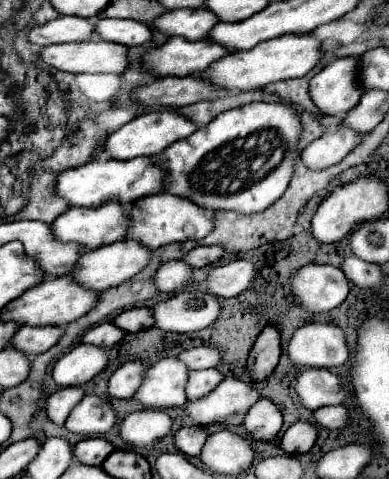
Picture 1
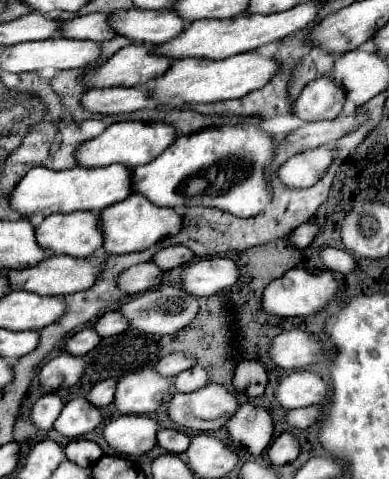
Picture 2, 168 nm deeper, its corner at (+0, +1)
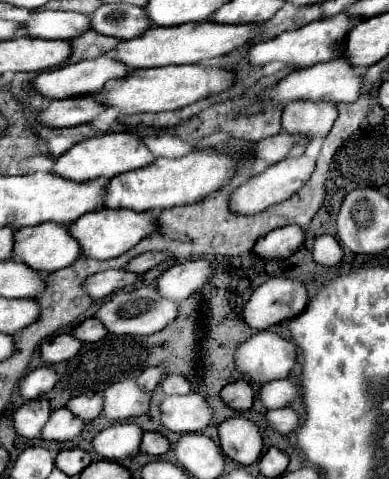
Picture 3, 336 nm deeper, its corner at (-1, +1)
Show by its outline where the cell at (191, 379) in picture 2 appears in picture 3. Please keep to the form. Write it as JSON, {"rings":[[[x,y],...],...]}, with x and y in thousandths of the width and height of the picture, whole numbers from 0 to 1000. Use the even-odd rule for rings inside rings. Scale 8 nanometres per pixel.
{"rings":[[[437,781],[411,797],[411,810],[416,810],[422,823],[483,823],[488,818],[488,797],[473,785]]]}

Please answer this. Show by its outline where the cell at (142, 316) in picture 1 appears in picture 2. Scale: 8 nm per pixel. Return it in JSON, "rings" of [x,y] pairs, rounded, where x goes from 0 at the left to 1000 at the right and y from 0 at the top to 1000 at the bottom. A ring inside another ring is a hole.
{"rings":[[[296,647],[296,651],[270,651],[239,685],[260,701],[296,701],[296,697],[321,693],[332,685],[332,672],[326,672],[326,664],[316,664],[316,656],[306,647]]]}

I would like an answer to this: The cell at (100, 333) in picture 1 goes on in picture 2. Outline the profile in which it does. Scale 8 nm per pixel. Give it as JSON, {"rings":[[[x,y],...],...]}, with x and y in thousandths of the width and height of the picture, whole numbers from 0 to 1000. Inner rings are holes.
{"rings":[[[219,685],[219,689],[188,697],[188,701],[172,710],[167,731],[183,735],[183,739],[213,743],[213,739],[224,739],[229,731],[239,731],[254,714],[260,714],[260,701],[254,701],[239,685]]]}

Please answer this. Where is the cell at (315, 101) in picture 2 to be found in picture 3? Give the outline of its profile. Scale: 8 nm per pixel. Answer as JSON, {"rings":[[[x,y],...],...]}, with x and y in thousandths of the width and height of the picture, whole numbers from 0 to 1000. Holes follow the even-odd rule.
{"rings":[[[746,213],[725,230],[725,276],[792,288],[843,284],[864,251],[864,217],[853,213]]]}

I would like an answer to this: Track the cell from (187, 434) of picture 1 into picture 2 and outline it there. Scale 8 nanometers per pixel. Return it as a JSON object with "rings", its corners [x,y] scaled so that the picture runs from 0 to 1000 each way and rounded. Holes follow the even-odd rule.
{"rings":[[[414,898],[404,906],[404,923],[414,935],[424,935],[429,944],[445,944],[445,948],[460,948],[460,944],[476,944],[491,927],[491,910],[476,906],[476,902],[460,902],[460,898]]]}

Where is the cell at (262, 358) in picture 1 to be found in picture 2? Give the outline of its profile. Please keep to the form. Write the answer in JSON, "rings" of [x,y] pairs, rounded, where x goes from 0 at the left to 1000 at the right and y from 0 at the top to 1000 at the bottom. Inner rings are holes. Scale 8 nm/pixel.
{"rings":[[[625,747],[609,760],[604,785],[599,785],[599,806],[620,818],[630,818],[645,831],[661,831],[681,818],[686,806],[686,772],[681,760],[666,752],[640,752]]]}

